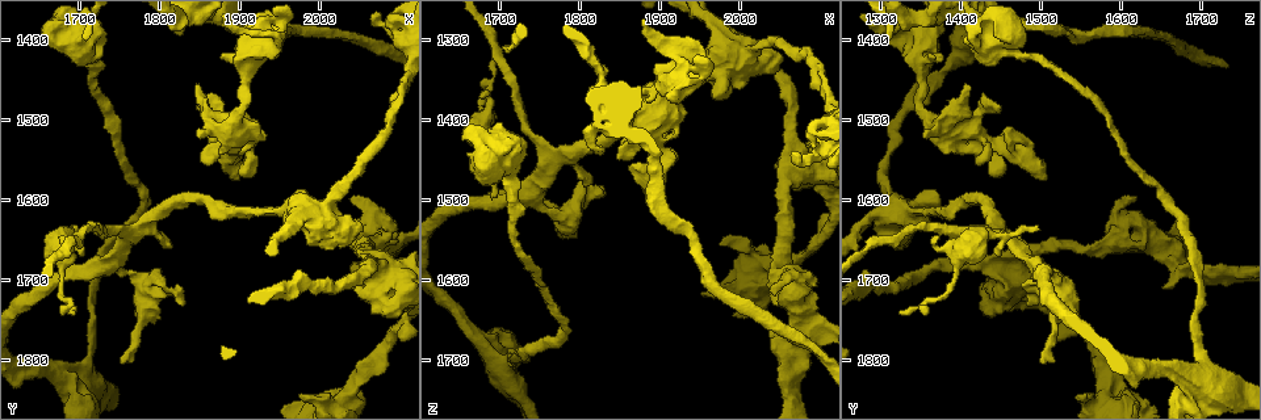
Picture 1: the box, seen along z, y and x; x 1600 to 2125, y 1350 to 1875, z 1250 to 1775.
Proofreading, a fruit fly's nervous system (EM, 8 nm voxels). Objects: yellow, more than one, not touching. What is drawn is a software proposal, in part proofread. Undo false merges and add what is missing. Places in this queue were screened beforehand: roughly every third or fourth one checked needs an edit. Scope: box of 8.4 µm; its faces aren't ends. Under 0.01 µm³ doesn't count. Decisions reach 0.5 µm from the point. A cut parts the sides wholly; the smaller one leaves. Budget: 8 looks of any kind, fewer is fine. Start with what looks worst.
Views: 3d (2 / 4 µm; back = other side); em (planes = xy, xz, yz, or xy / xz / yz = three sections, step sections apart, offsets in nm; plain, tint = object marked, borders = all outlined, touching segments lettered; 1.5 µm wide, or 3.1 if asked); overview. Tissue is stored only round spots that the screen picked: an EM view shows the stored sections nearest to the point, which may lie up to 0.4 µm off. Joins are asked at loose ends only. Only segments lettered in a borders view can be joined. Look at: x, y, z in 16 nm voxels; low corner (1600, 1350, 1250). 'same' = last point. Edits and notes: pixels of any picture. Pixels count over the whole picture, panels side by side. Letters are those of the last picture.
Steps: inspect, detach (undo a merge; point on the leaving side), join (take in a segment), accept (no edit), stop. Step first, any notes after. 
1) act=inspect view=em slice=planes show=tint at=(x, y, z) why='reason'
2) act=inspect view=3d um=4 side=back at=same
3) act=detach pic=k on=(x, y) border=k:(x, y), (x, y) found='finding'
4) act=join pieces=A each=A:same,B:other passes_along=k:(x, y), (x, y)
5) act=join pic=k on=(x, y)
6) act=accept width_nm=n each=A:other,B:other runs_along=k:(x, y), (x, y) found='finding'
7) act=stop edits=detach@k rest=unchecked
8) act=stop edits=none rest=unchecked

act=inspect view=em slice=planes show=borders at=(1705, 1670, 1450) why='an open end'

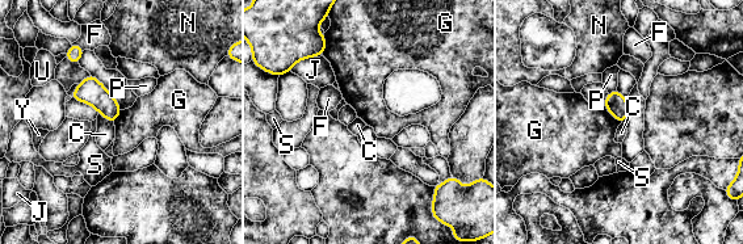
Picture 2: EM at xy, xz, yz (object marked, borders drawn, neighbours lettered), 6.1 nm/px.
act=accept width_nm=130 each=C:other,F:other,G:other,J:other,N:other,P:other,S:other,U:other,Y:other border=2:(604, 104), (621, 122) found='none of them fits'

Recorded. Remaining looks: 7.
act=inspect view=em slice=planes show=plain at=(1845, 1455, 1415) why='an open end'

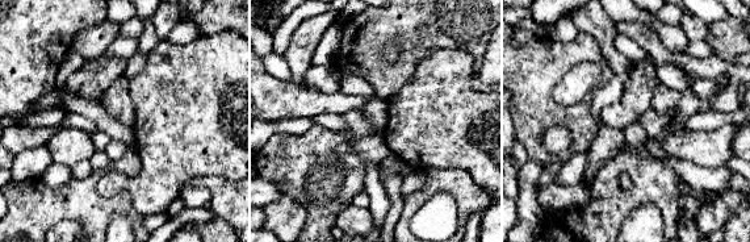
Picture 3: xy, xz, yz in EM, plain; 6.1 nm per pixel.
act=inspect view=em slice=planes show=borders at=same why='see the neighbours'

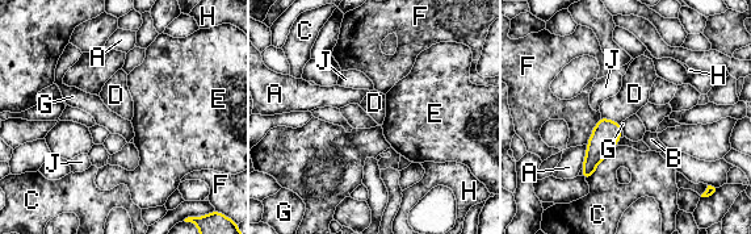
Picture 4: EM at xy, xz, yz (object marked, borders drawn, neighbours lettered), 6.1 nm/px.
act=accept each=A:other,B:other,C:other,D:other,E:other,F:other,G:other,H:other,J:other border=4:(601, 116), (620, 122) found='no lettered segment goes on from it'

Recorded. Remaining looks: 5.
act=inspect view=em slice=planes show=borders at=(2040, 1595, 1615) why='free end'

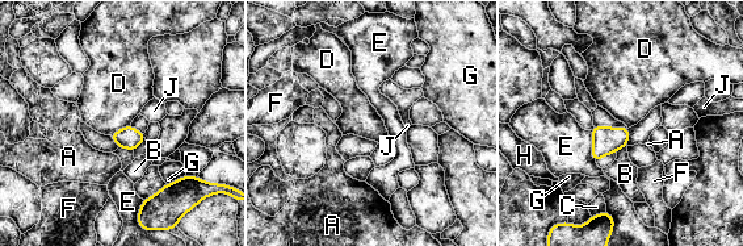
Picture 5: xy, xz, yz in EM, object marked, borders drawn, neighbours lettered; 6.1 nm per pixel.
act=accept longest_contact=E:200nm each=A:other,B:other,C:other,D:other,E:other,F:other,G:other,H:other,J:other found='none of them fits'

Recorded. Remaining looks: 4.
act=inspect view=em slice=xy step=8 show=borders at=(1975, 1845, 1555) why='branch stops here'

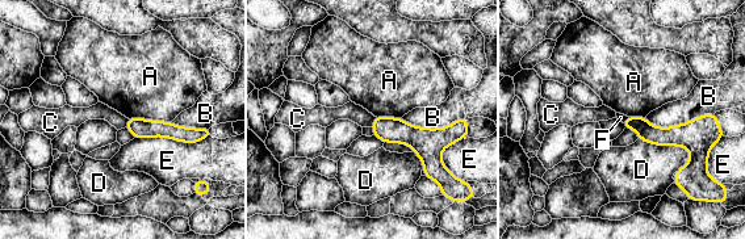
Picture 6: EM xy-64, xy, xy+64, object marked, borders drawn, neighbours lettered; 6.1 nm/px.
act=accept each=A:other,B:other,C:other,D:other,E:other,F:other border=6:(376, 117), (371, 126) found='no lettered segment goes on from it'

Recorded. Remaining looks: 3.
act=stop edits=none rest=unchecked

